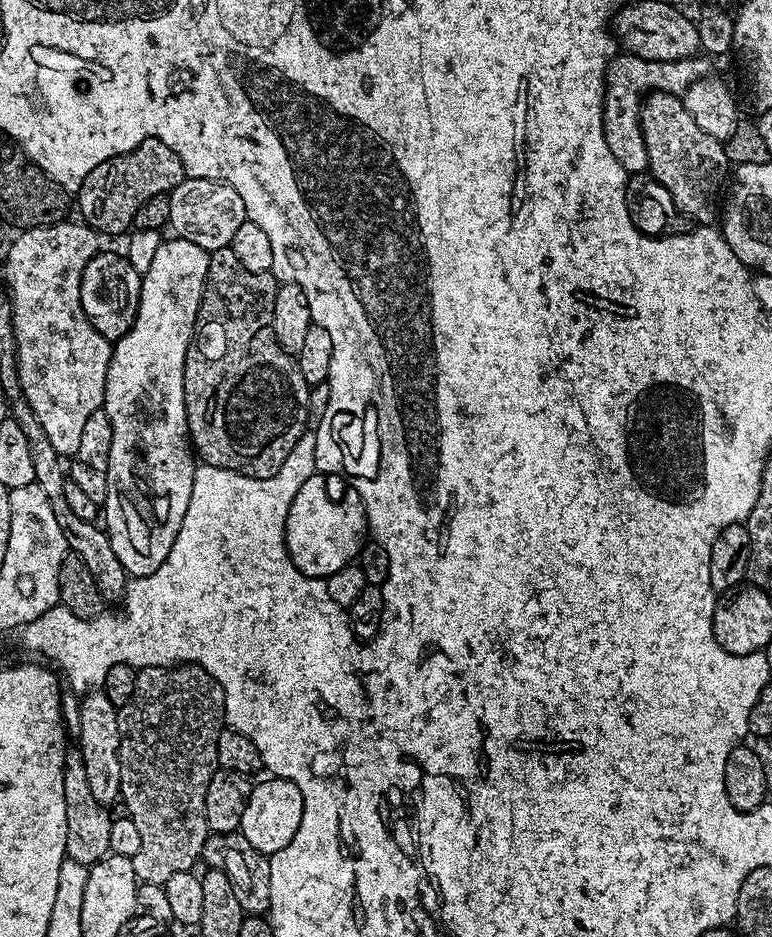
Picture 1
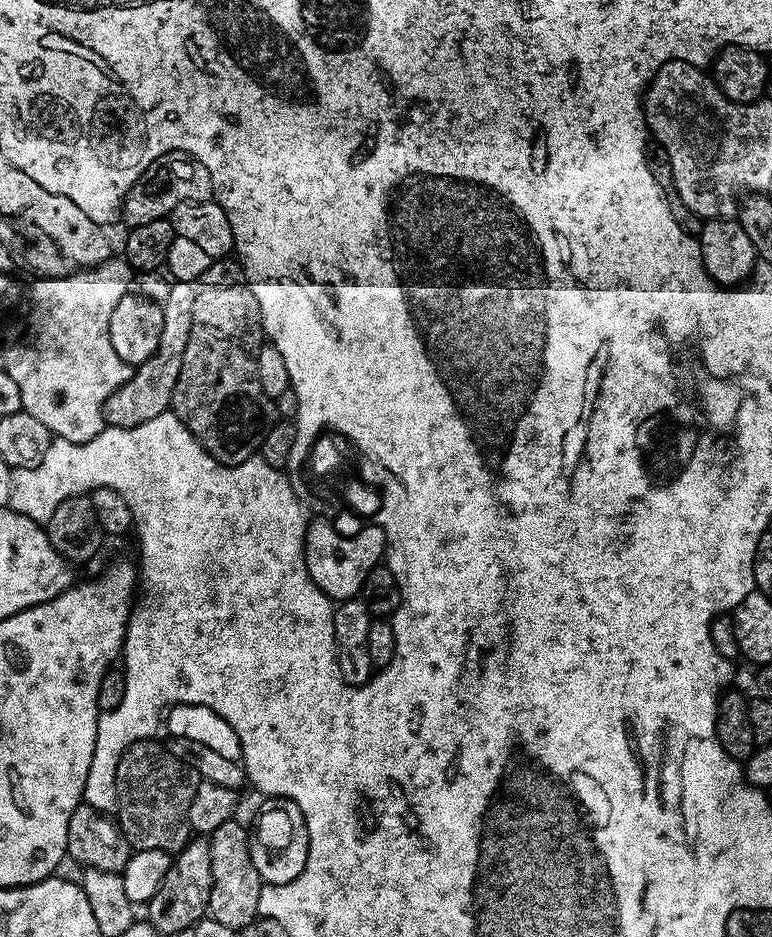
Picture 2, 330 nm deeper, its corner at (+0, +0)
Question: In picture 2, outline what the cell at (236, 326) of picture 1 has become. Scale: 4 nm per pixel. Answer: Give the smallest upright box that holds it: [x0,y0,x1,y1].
[171,284,278,465]

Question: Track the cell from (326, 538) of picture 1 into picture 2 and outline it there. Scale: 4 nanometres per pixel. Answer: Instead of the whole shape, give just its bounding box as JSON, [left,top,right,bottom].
[304,518,388,602]

